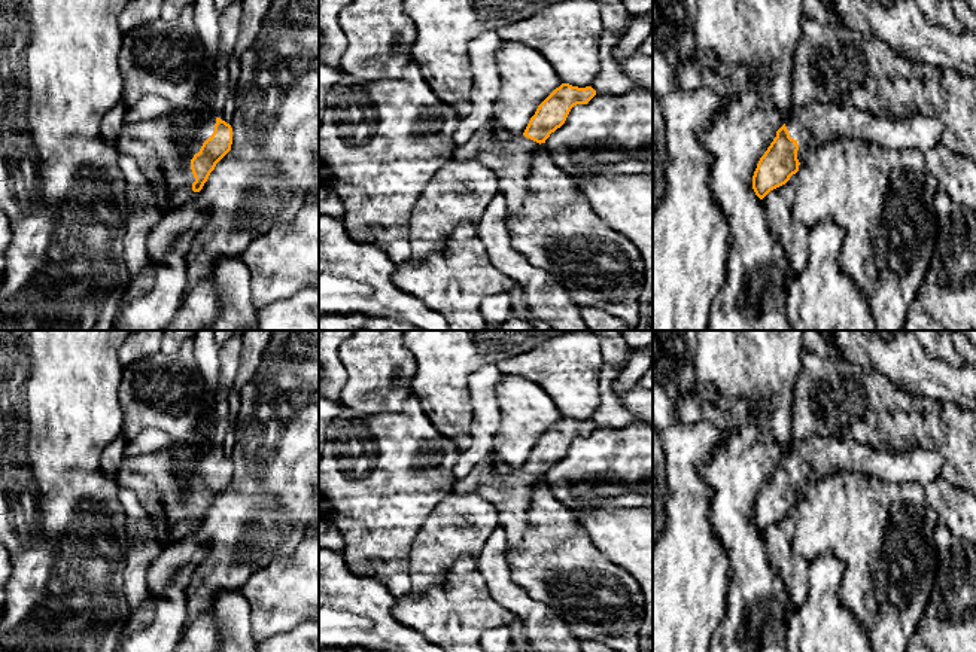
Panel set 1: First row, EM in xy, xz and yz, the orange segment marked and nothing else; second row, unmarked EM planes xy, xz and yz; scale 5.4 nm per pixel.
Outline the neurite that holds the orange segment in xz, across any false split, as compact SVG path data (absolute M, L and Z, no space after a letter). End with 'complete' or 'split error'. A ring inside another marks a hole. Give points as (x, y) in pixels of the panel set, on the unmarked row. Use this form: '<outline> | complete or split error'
M562 417L538 439L523 467L511 467L495 457L475 461L466 476L454 481L453 493L475 494L490 502L507 533L507 546L516 546L527 525L535 482L565 457L574 439L587 438L595 429L592 420Z | split error

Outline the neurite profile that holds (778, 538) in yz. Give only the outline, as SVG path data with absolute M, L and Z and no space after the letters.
M793 508L785 518L770 524L763 531L766 551L784 582L794 609L802 606L808 595L809 573L809 561L793 552L796 521L796 508Z

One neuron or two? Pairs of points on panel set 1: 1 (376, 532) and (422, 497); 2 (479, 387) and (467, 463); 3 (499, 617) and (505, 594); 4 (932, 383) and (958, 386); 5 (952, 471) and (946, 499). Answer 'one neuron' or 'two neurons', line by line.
1: one neuron
2: one neuron
3: two neurons
4: one neuron
5: two neurons

